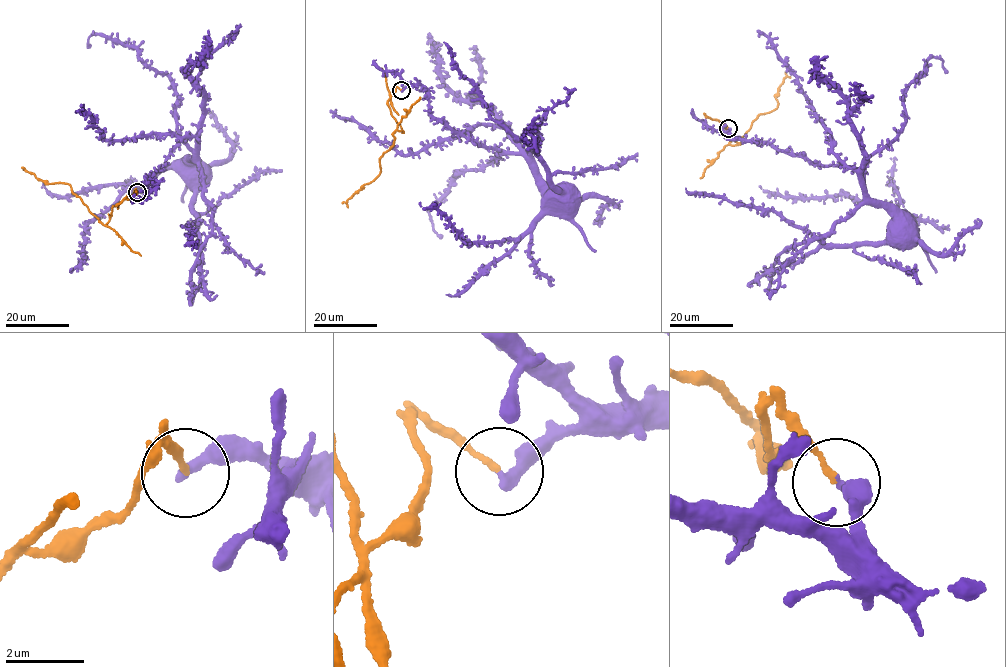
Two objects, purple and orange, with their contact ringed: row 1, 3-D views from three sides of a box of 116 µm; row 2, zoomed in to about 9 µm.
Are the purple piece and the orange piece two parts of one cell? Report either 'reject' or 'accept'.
reject

